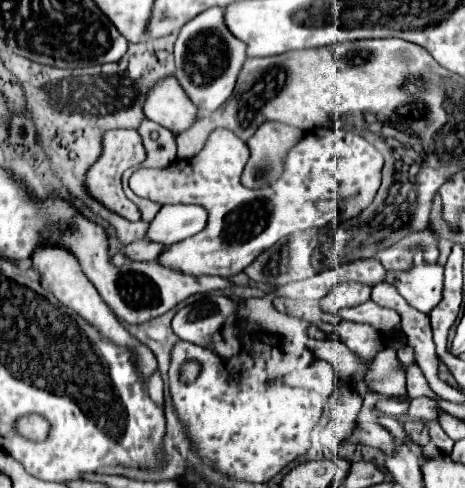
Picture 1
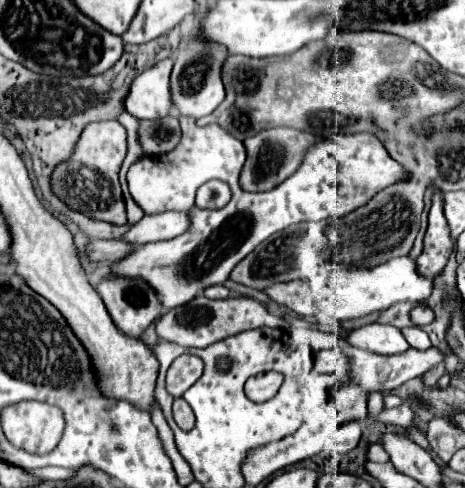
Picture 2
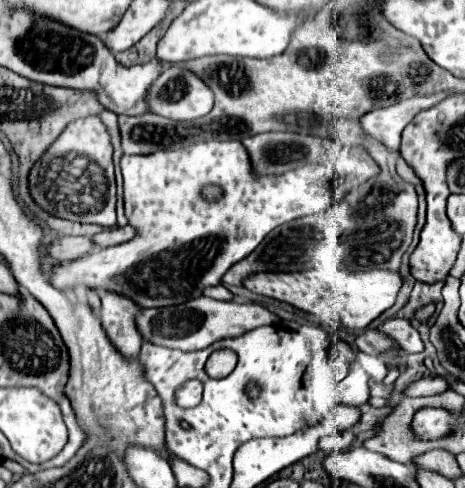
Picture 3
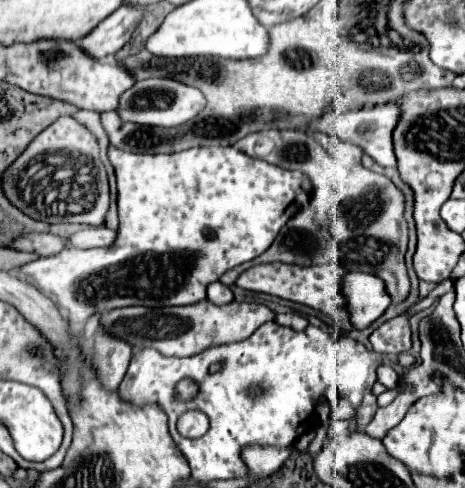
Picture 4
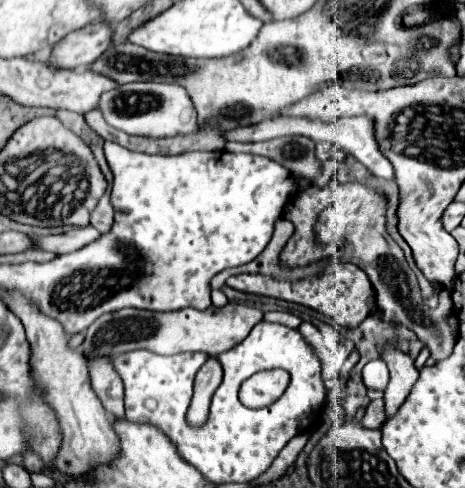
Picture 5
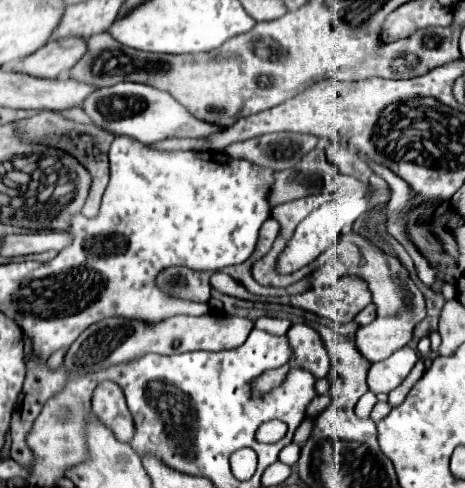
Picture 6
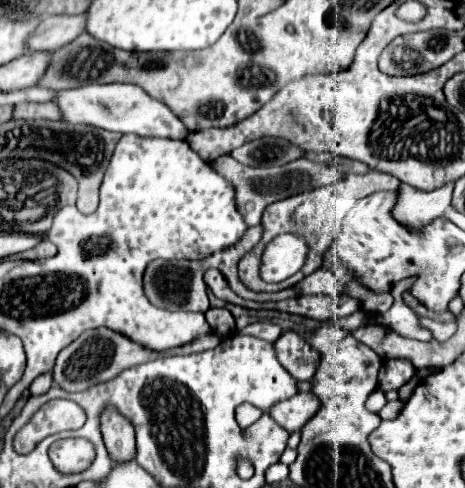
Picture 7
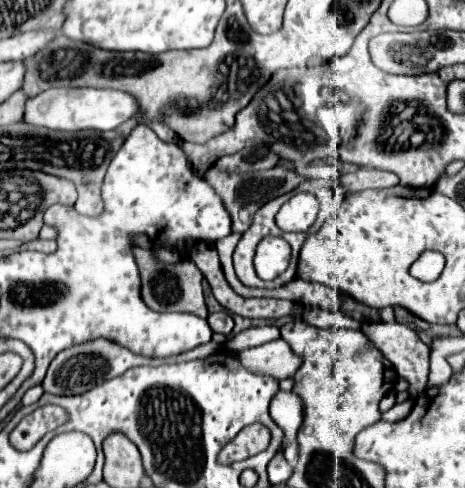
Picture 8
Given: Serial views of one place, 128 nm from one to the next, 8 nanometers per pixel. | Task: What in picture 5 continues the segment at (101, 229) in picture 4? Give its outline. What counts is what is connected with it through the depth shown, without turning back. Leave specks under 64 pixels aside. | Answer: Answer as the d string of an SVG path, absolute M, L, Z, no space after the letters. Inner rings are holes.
M84 226L84 228L70 228L62 234L56 236L40 236L36 240L36 246L54 254L66 254L66 252L74 252L80 250L82 246L90 244L92 240L98 240L102 234L92 228L92 226Z

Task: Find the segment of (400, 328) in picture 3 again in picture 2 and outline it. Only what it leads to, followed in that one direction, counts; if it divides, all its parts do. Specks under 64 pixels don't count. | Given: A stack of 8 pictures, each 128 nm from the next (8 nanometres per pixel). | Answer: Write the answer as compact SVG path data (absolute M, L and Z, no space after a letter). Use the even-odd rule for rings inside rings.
M408 326L408 328L402 328L402 334L404 334L406 342L408 342L412 348L416 348L416 350L426 350L428 346L432 346L428 334L426 334L420 326Z

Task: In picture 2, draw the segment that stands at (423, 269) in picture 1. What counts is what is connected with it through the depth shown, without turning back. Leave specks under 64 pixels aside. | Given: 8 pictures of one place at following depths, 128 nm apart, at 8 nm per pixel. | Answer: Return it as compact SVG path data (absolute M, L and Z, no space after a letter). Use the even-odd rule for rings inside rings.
M400 256L378 264L372 270L340 270L328 280L328 286L316 298L316 306L334 320L356 320L372 312L380 312L398 302L424 304L434 290L434 278L426 278L416 268L416 258Z

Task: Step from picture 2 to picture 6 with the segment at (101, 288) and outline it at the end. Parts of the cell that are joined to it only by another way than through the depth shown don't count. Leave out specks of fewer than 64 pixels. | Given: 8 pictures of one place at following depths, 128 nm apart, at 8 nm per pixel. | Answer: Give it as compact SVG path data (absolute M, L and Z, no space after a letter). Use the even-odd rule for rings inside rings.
M104 380L96 386L92 396L92 408L94 414L100 416L100 420L112 428L114 436L122 442L130 442L134 436L134 422L130 416L130 410L124 400L124 392L116 382Z

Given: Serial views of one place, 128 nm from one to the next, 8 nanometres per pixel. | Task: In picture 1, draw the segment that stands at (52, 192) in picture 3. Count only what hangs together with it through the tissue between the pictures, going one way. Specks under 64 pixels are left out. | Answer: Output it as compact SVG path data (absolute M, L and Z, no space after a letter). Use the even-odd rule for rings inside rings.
M110 130L104 134L104 152L100 156L100 160L90 168L88 172L88 190L92 196L96 196L106 208L118 212L120 216L136 222L140 220L140 210L136 208L136 204L124 194L122 188L122 174L124 170L128 170L130 166L138 166L142 164L142 158L146 158L144 154L144 144L140 144L140 134L136 130Z

